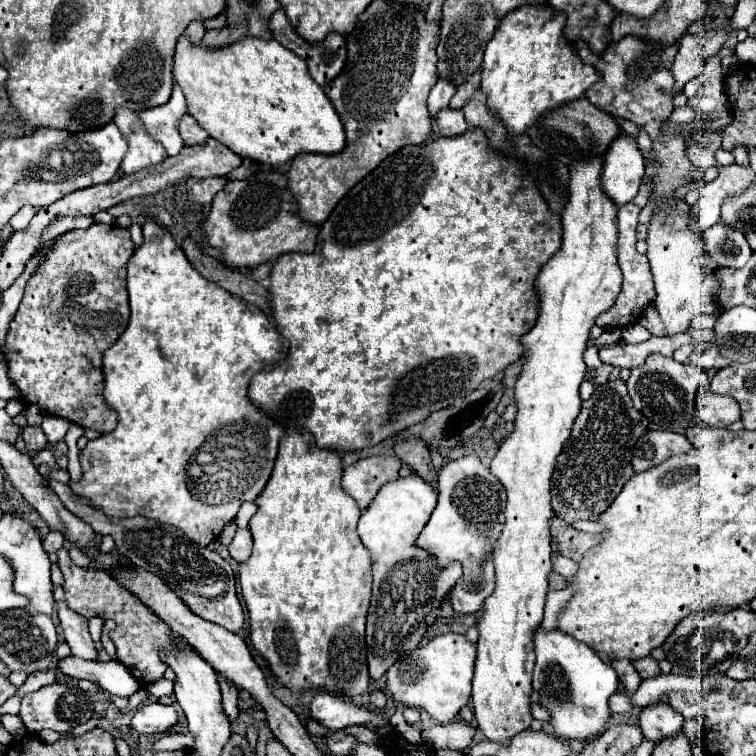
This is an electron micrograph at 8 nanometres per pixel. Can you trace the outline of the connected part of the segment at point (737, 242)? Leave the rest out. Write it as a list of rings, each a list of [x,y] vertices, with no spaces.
[[[717,222],[709,230],[705,230],[705,242],[707,252],[721,268],[741,268],[751,258],[751,248],[745,236],[741,232],[731,230],[723,222]]]

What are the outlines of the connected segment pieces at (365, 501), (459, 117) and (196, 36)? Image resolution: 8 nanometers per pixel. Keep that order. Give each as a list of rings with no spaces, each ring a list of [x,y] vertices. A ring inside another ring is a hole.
[[[389,454],[361,458],[353,466],[347,466],[343,472],[343,490],[355,498],[361,510],[371,504],[385,482],[399,478],[401,460],[397,456],[387,456]]]
[[[441,110],[441,114],[437,114],[435,118],[437,128],[443,136],[459,136],[467,130],[465,118],[463,118],[463,110]]]
[[[195,20],[195,22],[191,22],[189,26],[187,26],[187,30],[185,30],[189,36],[191,36],[191,40],[193,42],[201,42],[201,38],[205,36],[205,26],[203,26],[203,22],[199,22],[199,20]]]

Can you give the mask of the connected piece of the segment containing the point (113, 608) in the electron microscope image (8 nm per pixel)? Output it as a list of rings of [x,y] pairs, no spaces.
[[[61,548],[57,552],[57,556],[59,556],[61,572],[65,576],[63,590],[67,596],[67,606],[87,620],[97,616],[99,612],[105,614],[103,616],[105,620],[115,620],[117,626],[109,632],[109,638],[113,640],[113,644],[117,648],[117,660],[129,668],[129,672],[135,676],[135,680],[141,686],[147,686],[147,684],[163,678],[167,664],[161,660],[159,652],[161,650],[165,650],[165,652],[173,650],[171,628],[163,620],[159,620],[145,604],[141,604],[131,592],[117,586],[115,578],[111,574],[107,574],[107,570],[75,566],[65,548]]]

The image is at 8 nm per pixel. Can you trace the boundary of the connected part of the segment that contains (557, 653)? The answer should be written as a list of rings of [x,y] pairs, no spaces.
[[[539,626],[533,642],[537,654],[533,688],[541,694],[541,704],[551,710],[553,734],[563,740],[587,740],[599,736],[611,716],[607,700],[617,692],[619,684],[615,670],[603,662],[593,648],[561,630],[543,630]]]

